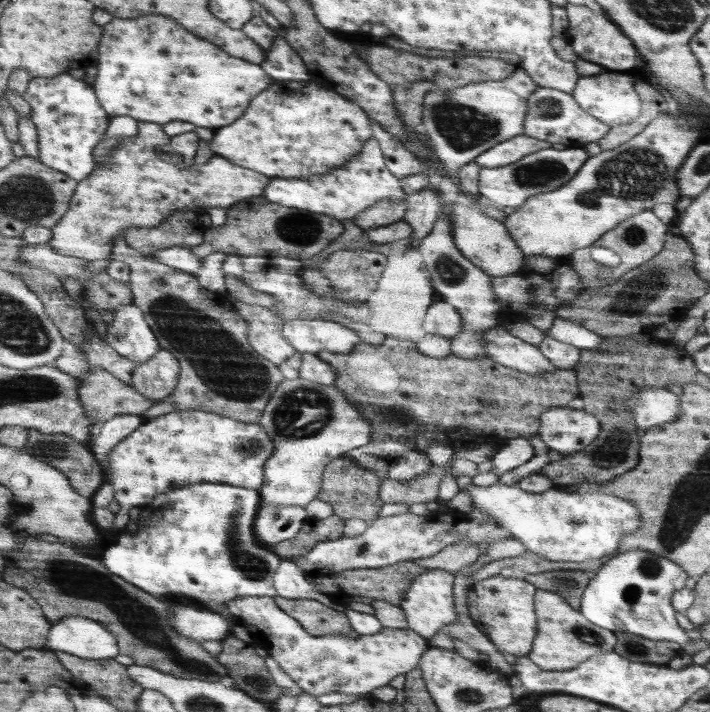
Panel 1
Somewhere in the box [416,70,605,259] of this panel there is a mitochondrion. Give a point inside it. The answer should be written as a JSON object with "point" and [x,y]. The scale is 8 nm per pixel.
{"point":[463,128]}

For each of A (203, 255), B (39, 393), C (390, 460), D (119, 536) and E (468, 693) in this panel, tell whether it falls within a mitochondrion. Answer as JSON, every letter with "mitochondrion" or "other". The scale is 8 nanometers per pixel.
{"A":"other","B":"mitochondrion","C":"other","D":"other","E":"mitochondrion"}

